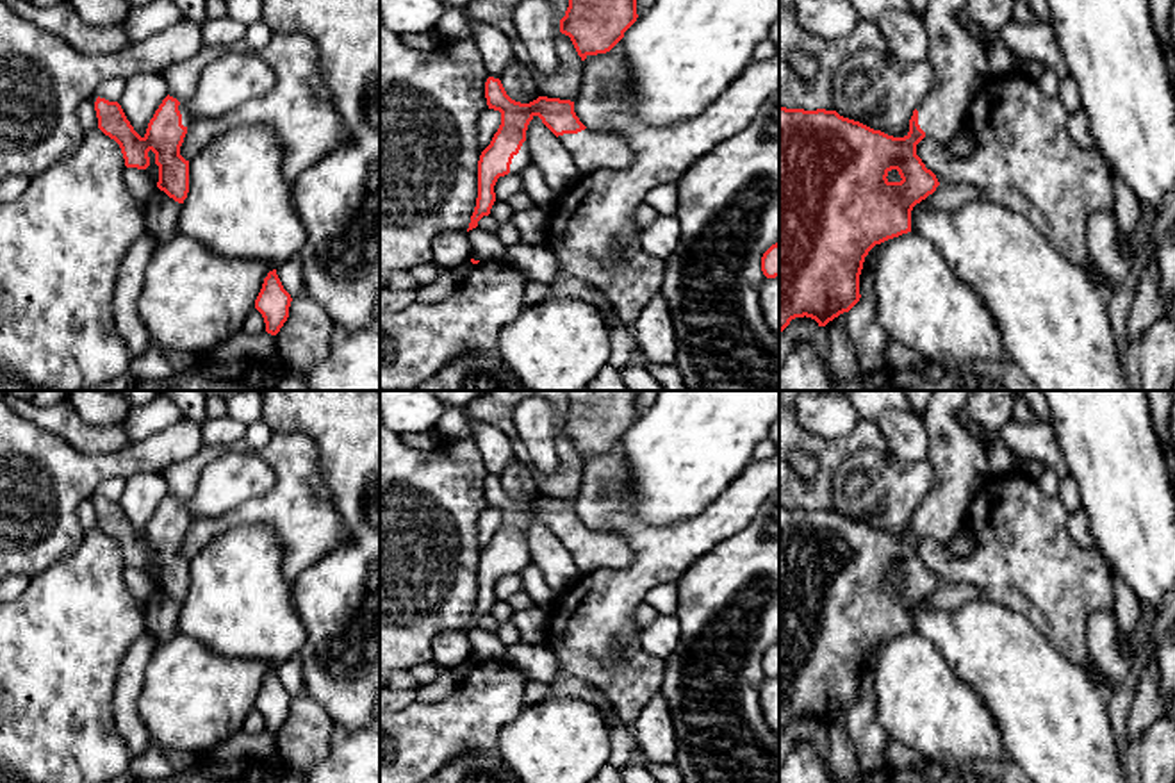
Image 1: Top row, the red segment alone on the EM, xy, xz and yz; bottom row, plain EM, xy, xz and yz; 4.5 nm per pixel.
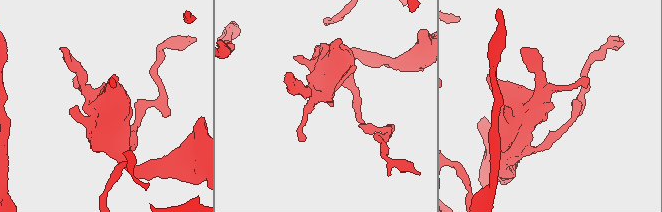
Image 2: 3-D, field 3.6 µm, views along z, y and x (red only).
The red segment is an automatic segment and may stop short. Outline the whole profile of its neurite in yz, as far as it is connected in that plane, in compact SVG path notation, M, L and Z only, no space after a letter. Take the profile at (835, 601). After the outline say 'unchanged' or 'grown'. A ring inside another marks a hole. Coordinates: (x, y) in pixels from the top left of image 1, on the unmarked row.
M933 391L922 423L929 433L929 455L936 482L924 494L909 519L909 532L893 537L836 510L804 510L779 505L779 733L795 717L811 717L818 726L849 712L861 697L859 674L868 651L888 639L911 631L911 610L940 585L936 574L916 555L924 539L949 539L963 524L970 498L991 476L986 446L961 423L972 391Z; grown

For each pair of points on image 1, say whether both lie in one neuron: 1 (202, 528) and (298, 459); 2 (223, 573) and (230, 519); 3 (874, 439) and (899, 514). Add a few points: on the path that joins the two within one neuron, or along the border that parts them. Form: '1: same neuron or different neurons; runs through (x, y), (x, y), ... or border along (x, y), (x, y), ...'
1: same neuron; runs through (230, 519), (262, 511), (286, 487)
2: different neurons; border along (271, 528), (261, 525), (232, 527), (195, 553)
3: different neurons; border along (890, 453), (856, 450), (844, 461)

